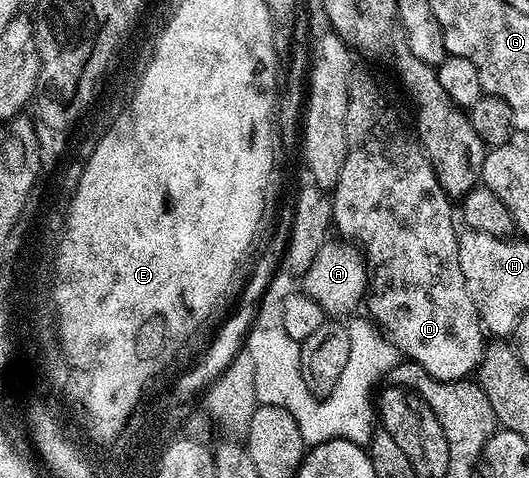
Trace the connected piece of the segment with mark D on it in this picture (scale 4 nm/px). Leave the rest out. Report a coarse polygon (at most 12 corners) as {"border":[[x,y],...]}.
{"border":[[355,67],[333,223],[437,380],[482,363],[456,208]]}

